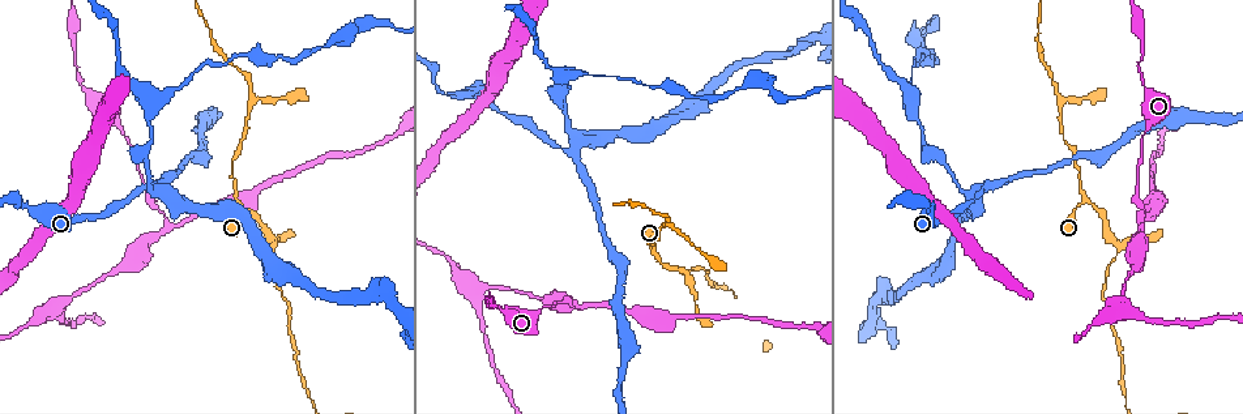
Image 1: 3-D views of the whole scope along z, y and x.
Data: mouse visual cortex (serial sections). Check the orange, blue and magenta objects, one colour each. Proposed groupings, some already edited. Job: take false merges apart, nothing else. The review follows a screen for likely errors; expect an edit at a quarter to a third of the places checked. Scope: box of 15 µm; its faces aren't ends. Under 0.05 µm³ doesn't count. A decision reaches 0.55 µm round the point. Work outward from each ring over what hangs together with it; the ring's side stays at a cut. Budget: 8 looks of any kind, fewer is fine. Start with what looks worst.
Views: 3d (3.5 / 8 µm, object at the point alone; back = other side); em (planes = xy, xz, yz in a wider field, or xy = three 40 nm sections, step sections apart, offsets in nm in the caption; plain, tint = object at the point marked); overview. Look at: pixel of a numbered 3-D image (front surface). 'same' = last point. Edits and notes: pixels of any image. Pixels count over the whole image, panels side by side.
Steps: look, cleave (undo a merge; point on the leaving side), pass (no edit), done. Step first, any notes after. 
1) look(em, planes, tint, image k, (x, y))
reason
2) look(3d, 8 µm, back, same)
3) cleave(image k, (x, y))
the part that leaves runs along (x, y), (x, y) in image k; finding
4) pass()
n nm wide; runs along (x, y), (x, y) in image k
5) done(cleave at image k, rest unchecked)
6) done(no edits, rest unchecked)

look(3d, 3.5 µm, image 1, (655, 253))
arms part here

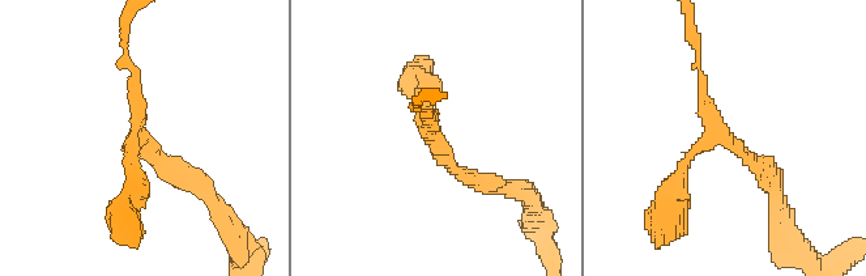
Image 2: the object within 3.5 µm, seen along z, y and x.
look(em, xy, step 1, tint, image 2, (720, 136))
3 arms; arms of 150, 200, 200 nm

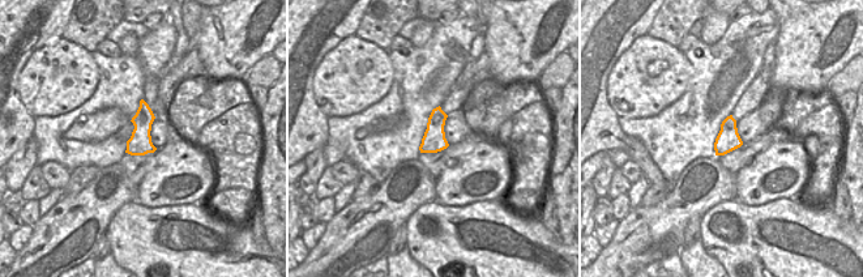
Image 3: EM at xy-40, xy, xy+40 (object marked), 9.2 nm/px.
pass()
continuous, no second cell

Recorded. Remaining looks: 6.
look(3d, 3.5 µm, image 1, (974, 189))
four arms meet

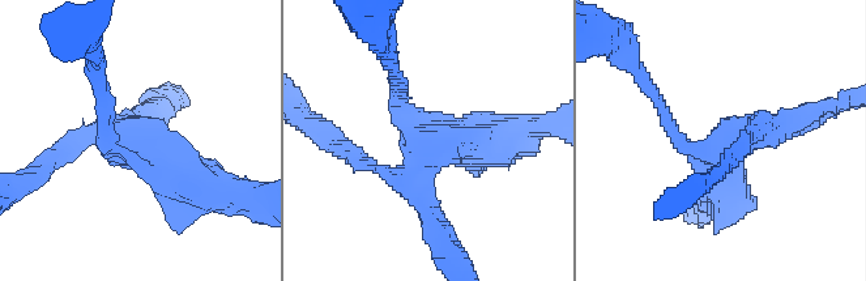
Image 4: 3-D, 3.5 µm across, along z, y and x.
look(em, xy, step 5, tint, image 4, (726, 144))
4 arms; arms of 200, 200, 300, 600 nm; need the tissue

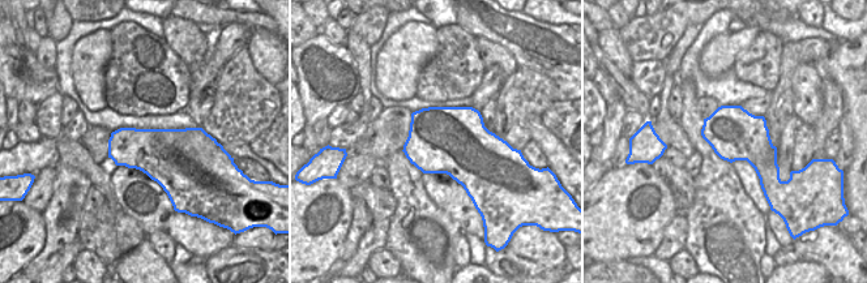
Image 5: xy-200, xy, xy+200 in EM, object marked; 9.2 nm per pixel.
pass()
runs along (75, 143), (131, 135), (207, 191) in image 4; one cell here

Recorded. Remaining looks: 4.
look(3d, 3.5 µm, image 1, (252, 103))
abrupt turn

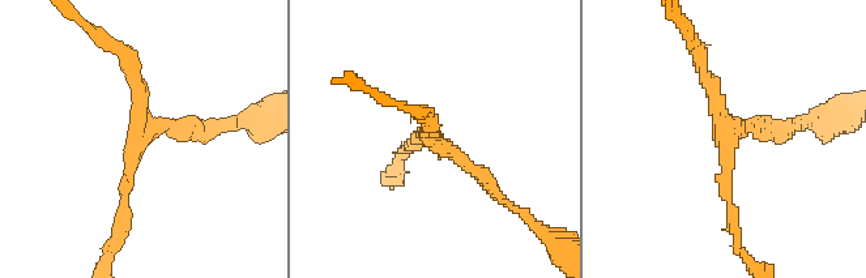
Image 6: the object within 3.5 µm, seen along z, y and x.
look(em, xy, step 3, tint, image 6, (728, 133))
3 arms; arms of 150, 200, 200 nm; now the EM

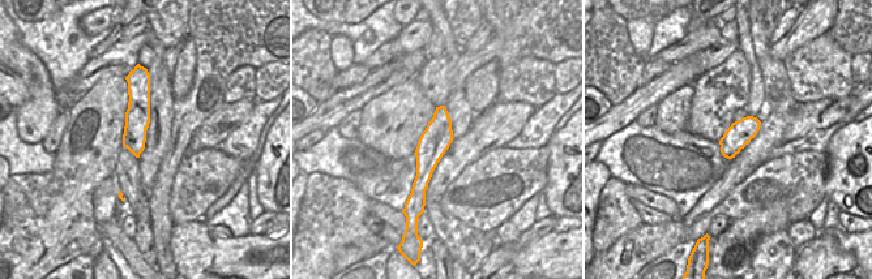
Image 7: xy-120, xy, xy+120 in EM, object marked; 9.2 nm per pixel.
pass()
280 nm wide; runs along (120, 219), (140, 135), (208, 131) in image 6; one cell here

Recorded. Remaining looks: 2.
done(no edits, rest unchecked)

